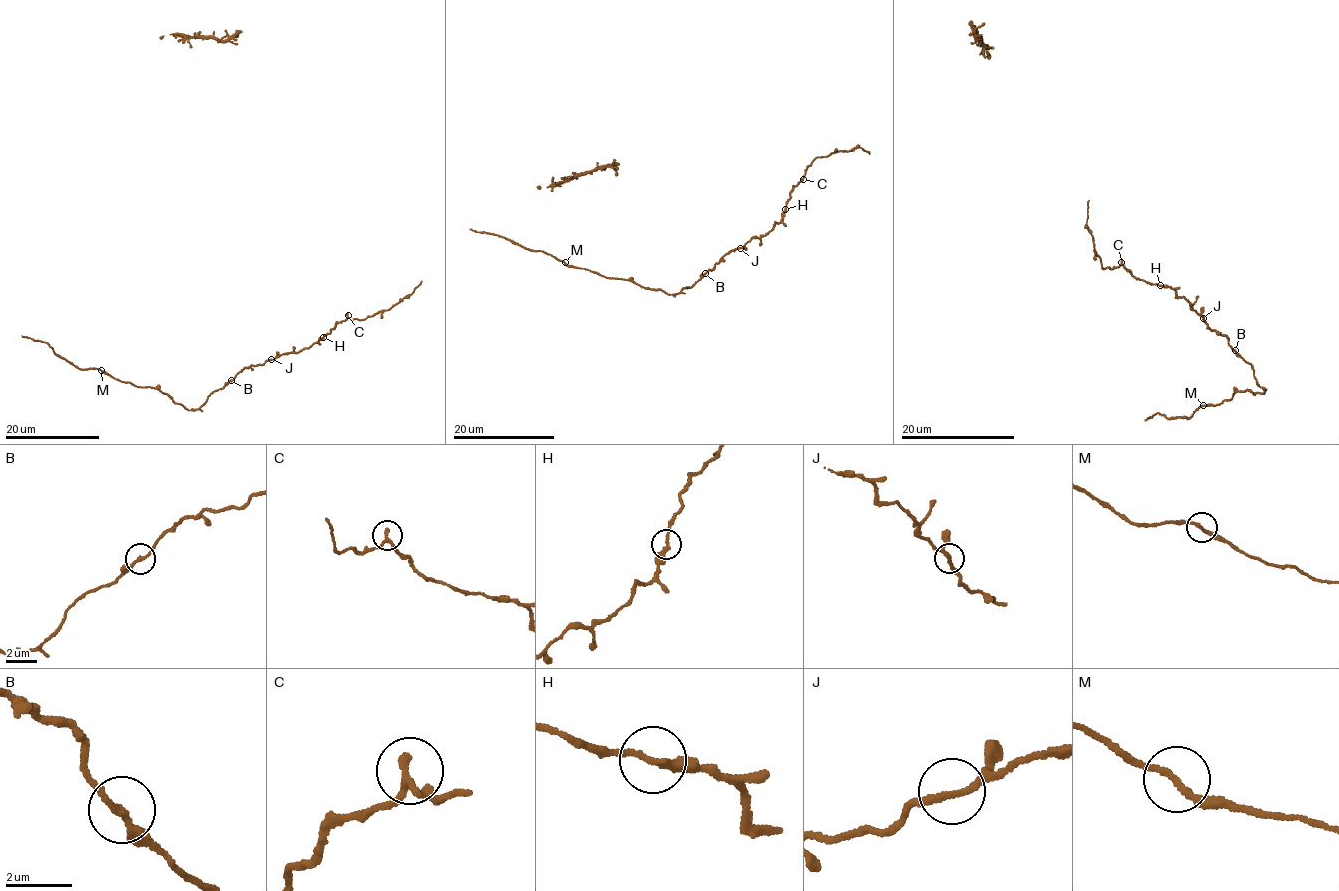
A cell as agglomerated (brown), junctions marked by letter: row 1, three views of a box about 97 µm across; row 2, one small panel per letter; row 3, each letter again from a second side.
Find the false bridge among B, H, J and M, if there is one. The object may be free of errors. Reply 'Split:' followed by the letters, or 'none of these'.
Split: none of these

